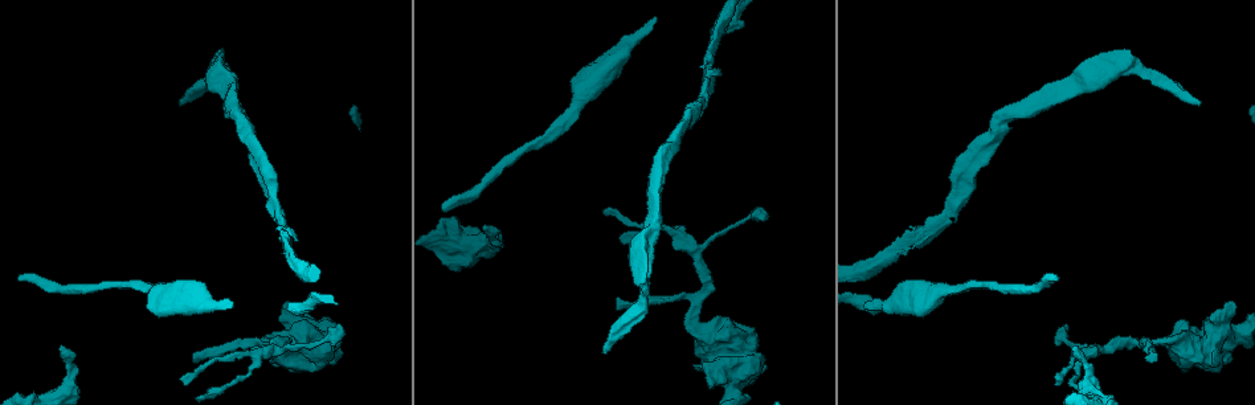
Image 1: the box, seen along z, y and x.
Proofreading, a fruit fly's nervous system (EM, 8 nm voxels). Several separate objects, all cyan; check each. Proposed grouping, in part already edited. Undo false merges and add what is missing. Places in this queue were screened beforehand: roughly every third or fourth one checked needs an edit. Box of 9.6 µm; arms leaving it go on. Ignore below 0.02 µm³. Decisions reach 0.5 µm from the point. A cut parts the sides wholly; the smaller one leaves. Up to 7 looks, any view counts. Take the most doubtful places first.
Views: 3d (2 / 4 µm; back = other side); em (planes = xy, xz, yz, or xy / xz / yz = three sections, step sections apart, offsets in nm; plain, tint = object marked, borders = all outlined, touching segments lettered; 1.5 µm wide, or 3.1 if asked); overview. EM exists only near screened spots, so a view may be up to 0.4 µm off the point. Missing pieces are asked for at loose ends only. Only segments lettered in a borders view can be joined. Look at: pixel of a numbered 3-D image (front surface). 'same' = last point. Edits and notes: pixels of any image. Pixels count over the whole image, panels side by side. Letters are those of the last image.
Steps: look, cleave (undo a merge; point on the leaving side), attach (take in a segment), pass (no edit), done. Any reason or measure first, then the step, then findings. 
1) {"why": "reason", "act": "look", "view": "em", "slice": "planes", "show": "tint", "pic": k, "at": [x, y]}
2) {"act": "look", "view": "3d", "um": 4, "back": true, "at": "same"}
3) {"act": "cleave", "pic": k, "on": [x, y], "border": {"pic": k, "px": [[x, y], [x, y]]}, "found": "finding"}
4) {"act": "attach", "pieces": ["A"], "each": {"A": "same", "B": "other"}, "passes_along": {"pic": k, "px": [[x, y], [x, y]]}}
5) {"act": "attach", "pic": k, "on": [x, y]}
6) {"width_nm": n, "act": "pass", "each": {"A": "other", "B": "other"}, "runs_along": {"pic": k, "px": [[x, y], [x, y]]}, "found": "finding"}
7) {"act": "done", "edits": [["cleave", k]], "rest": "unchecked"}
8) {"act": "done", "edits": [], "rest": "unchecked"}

{"why": "an open end", "act": "look", "view": "em", "slice": "xy", "step": 8, "show": "tint", "pic": 1, "at": [60, 347]}

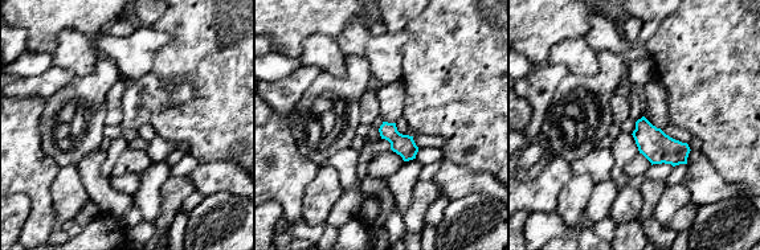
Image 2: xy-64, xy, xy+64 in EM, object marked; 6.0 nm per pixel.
{"why": "cut it another way", "act": "look", "view": "em", "slice": "planes", "show": "borders", "at": "same"}

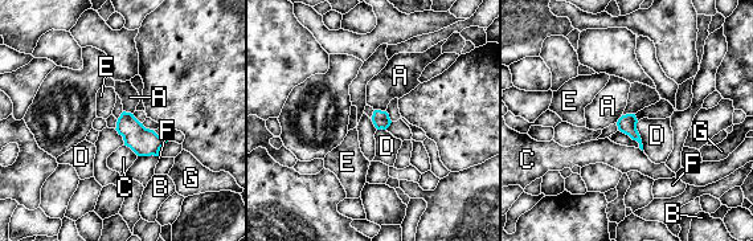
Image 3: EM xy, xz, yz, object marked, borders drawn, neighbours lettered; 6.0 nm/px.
{"act": "pass", "each": {"A": "other", "B": "other", "C": "other", "D": "other", "E": "other", "F": "other", "G": "other"}, "border": {"pic": 3, "px": [[375, 109], [385, 111]]}, "found": "none of them fits"}

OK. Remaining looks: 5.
{"why": "stops while still wide", "act": "look", "view": "3d", "um": 4, "pic": 1, "at": [580, 79]}

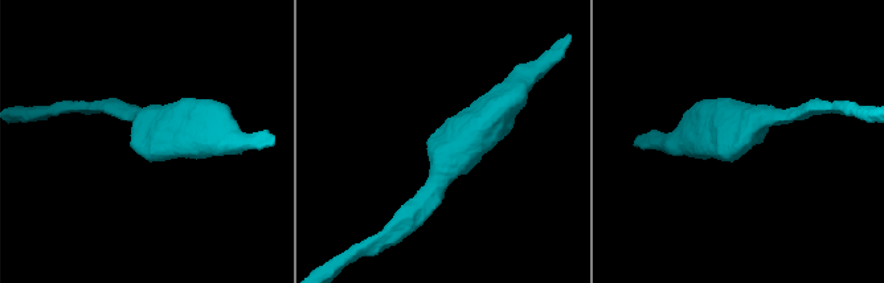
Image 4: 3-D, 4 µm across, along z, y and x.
{"act": "look", "view": "em", "slice": "yz", "step": 8, "show": "borders", "pic": 4, "at": [142, 155]}

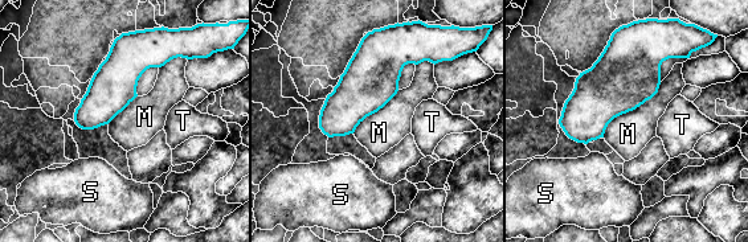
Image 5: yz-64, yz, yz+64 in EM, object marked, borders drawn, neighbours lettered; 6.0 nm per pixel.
{"act": "pass", "each": {"M": "other", "S": "other", "T": "other"}, "border": {"pic": 5, "px": [[661, 82], [603, 136]]}, "found": "no lettered segment goes on from it"}

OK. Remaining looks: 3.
{"why": "branch stops here", "act": "look", "view": "em", "slice": "planes", "show": "plain", "pic": 1, "at": [867, 305]}

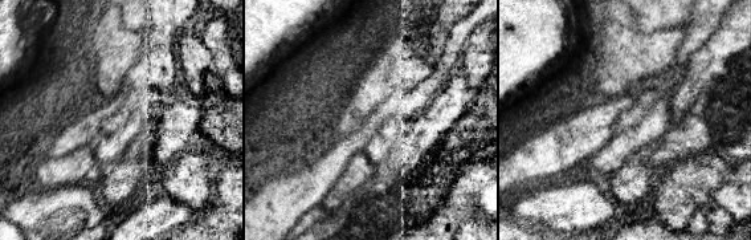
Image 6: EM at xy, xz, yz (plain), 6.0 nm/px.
{"act": "look", "view": "em", "slice": "planes", "show": "borders", "at": "same"}

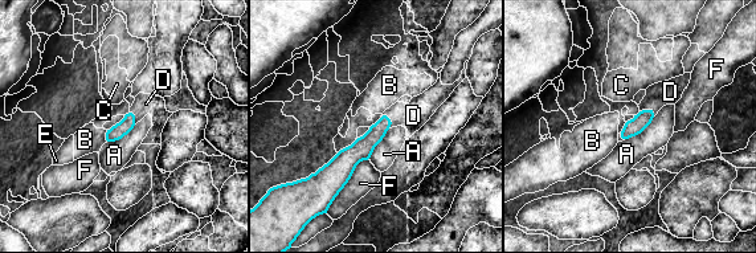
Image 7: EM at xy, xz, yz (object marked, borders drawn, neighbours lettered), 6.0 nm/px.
{"act": "attach", "pieces": ["D"], "each": {"A": "other", "B": "other", "C": "other", "D": "same", "E": "other", "F": "other"}, "found": "it goes on there"}

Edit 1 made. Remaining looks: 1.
{"act": "done", "edits": [["attach", 7]], "rest": "unchecked"}

